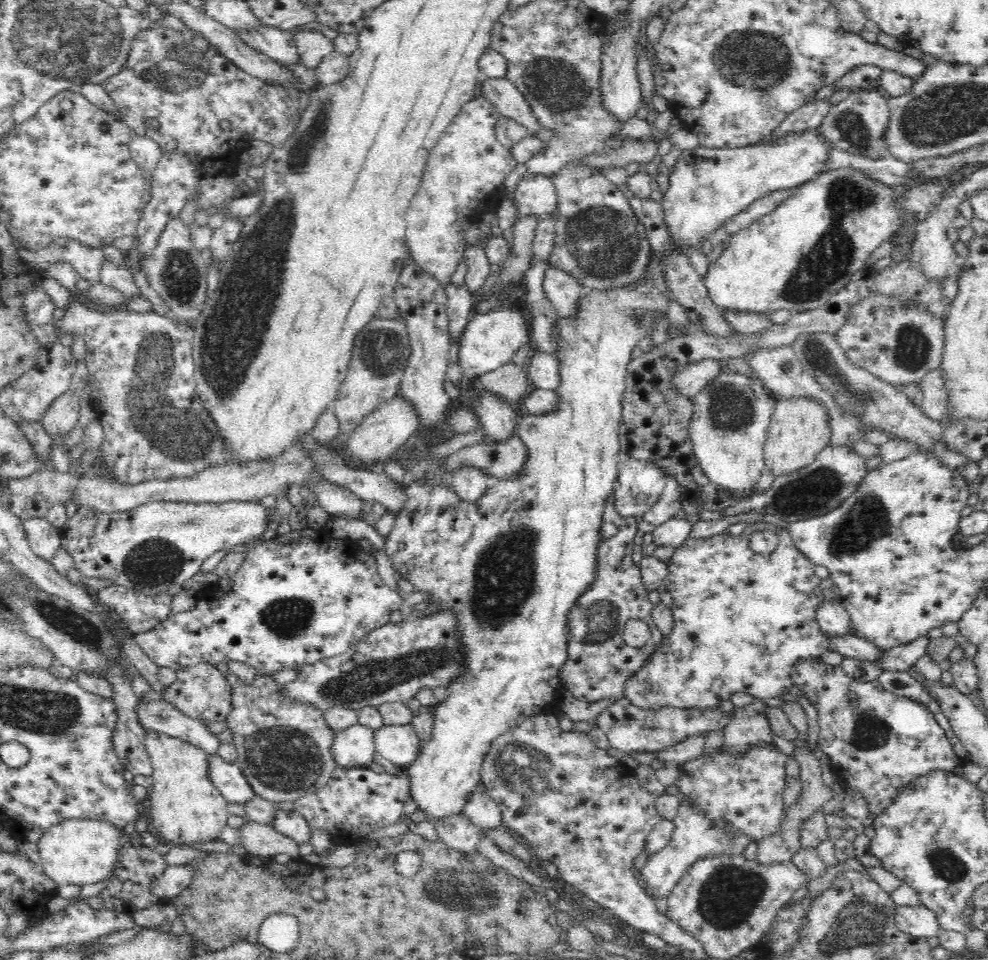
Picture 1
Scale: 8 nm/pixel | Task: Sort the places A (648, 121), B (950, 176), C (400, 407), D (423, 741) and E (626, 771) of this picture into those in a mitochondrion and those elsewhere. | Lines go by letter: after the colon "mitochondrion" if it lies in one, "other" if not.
A: other
B: other
C: other
D: other
E: other

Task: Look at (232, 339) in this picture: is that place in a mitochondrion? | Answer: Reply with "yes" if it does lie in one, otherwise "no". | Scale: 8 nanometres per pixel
yes

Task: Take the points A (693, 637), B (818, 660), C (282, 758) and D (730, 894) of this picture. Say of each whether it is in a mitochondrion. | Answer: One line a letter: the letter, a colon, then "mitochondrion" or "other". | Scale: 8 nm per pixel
A: other
B: other
C: mitochondrion
D: mitochondrion

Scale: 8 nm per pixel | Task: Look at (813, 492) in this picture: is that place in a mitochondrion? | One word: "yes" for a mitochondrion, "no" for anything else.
yes

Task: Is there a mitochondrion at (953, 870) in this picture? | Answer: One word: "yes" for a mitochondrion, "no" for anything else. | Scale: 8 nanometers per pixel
yes

